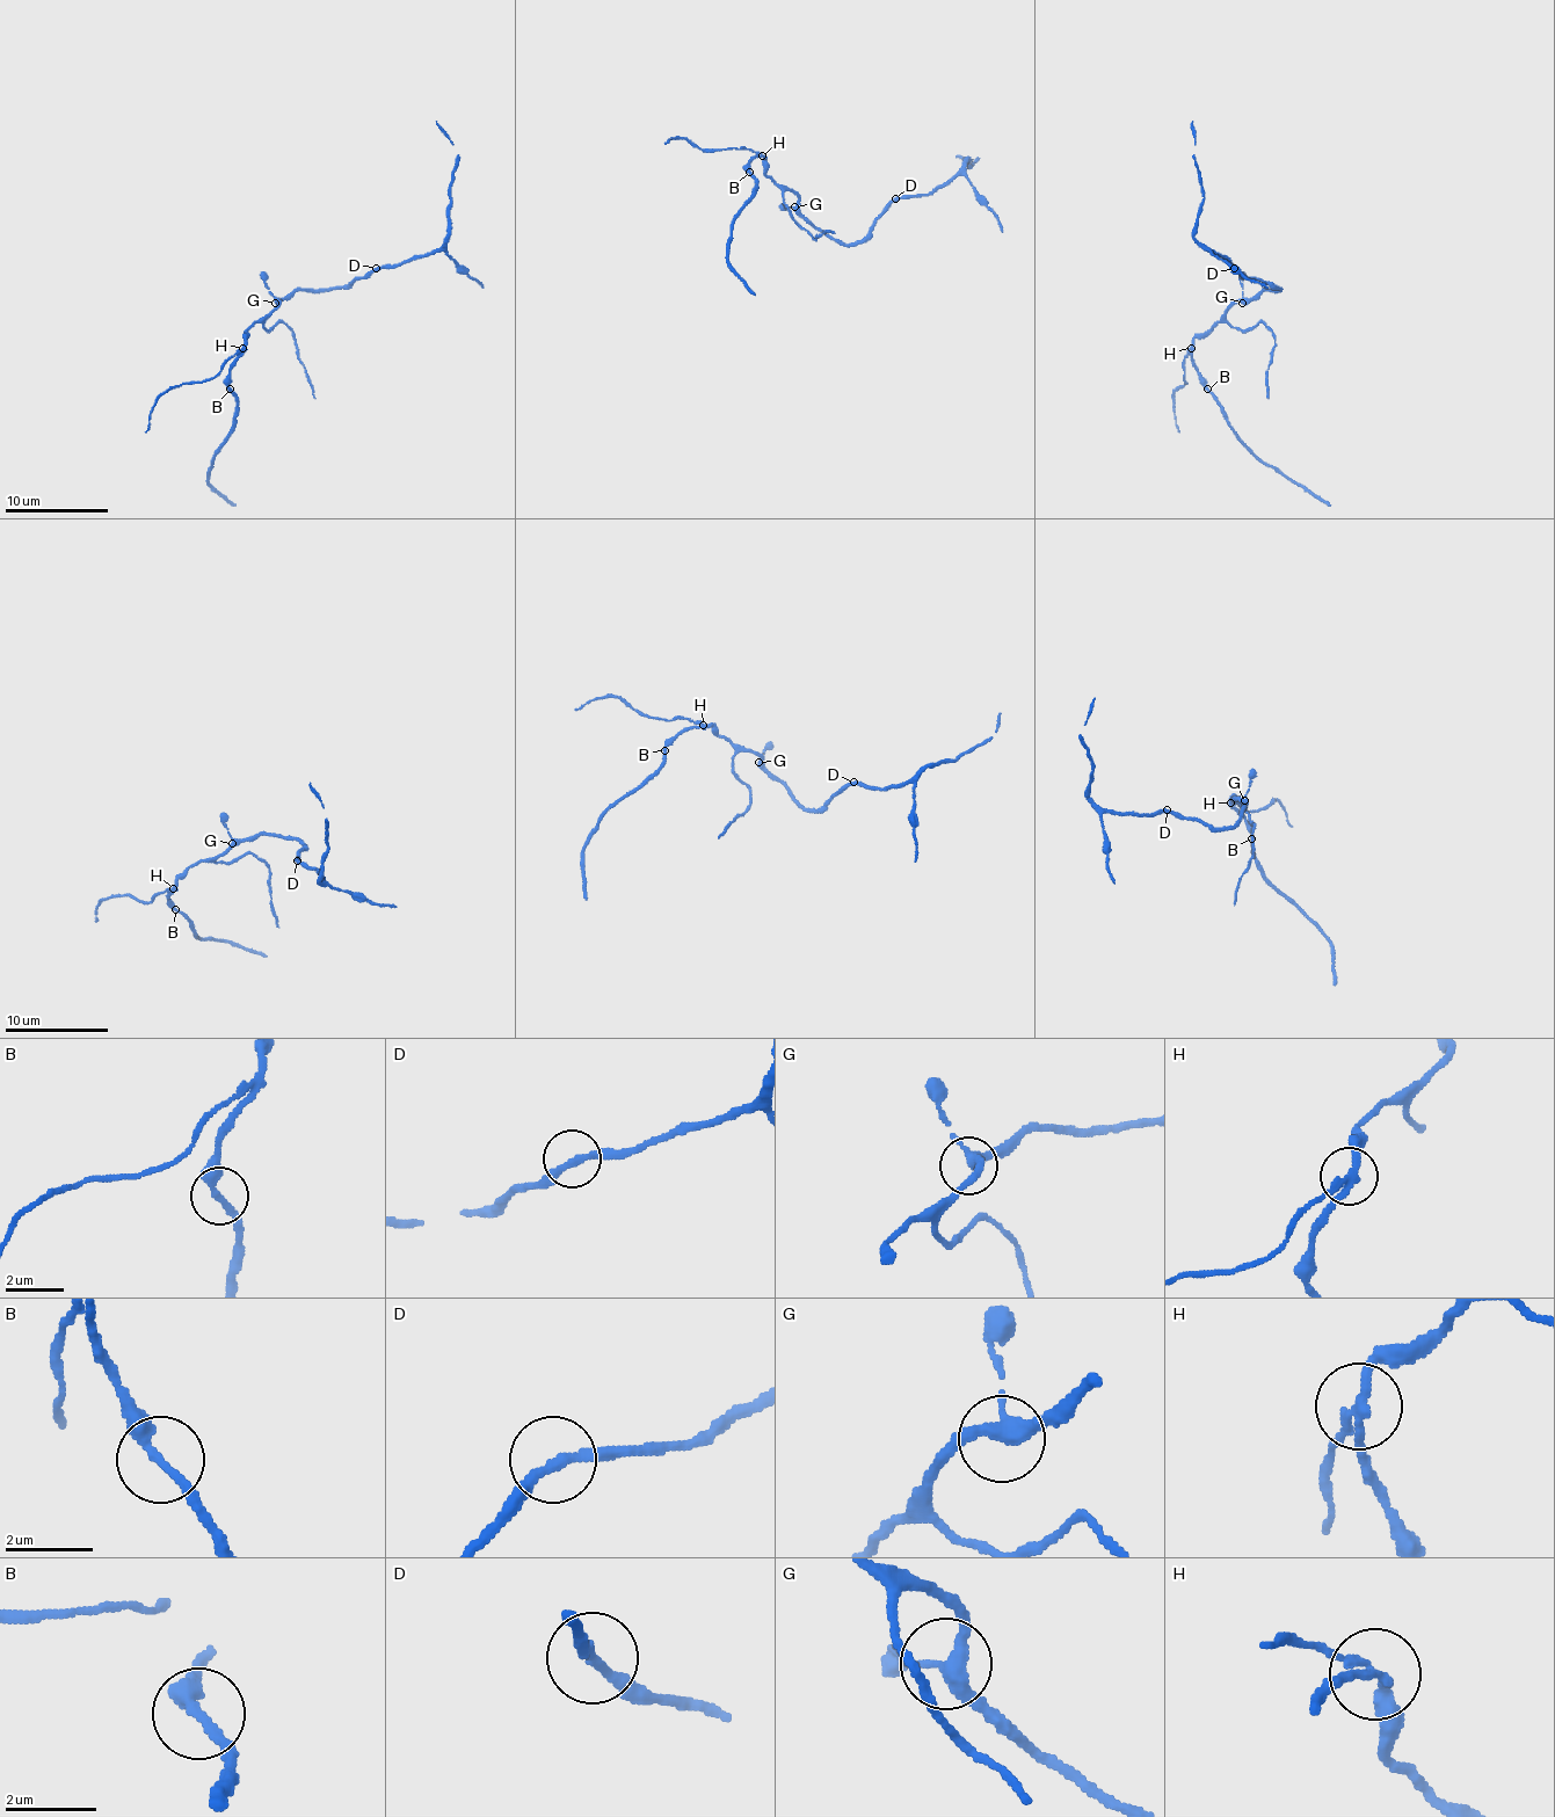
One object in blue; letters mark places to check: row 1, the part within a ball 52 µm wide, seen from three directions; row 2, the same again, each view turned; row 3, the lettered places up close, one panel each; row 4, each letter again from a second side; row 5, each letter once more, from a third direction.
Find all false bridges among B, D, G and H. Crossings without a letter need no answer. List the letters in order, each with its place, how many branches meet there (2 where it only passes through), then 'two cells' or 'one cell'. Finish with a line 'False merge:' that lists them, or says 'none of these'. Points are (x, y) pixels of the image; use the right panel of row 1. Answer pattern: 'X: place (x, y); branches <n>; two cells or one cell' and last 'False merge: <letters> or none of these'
B: place (1207, 389); branches 2; one cell
D: place (1234, 268); branches 2; one cell
G: place (1242, 303); branches 3; one cell
H: place (1191, 348); branches 3; two cells
False merge: H

